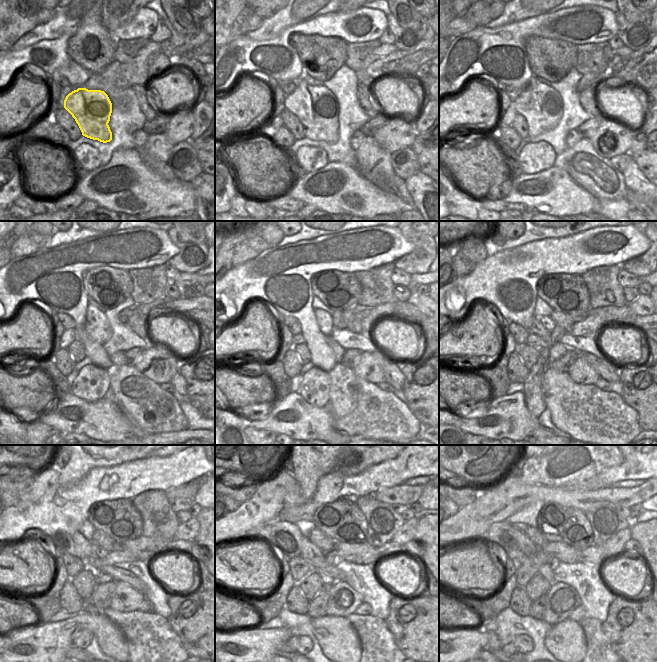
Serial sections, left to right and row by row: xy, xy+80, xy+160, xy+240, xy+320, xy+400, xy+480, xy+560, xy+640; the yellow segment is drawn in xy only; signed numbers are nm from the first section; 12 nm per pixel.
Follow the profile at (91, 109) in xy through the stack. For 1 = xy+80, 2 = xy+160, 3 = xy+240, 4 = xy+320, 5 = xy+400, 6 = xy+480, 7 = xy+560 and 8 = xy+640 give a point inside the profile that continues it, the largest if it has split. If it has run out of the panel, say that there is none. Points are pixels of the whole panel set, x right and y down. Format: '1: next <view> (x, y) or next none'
1: next xy+80 (316, 107)
2: next xy+160 (541, 106)
3: next xy+240 (98, 328)
4: next xy+320 (324, 320)
5: next xy+400 (546, 321)
6: next xy+480 (99, 551)
7: next xy+560 (331, 558)
8: next xy+640 (553, 563)

